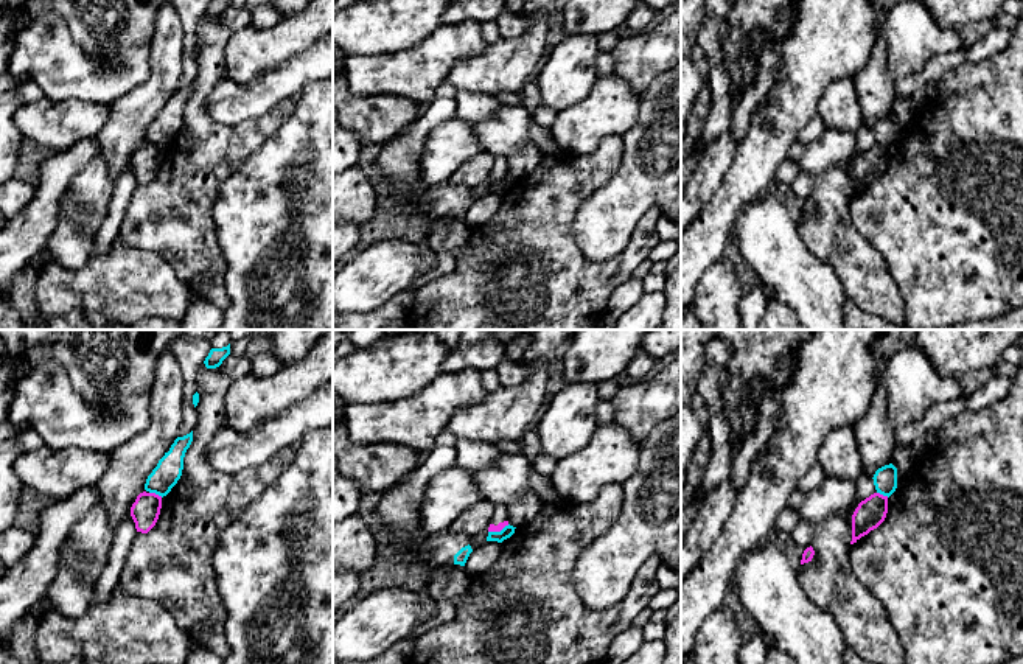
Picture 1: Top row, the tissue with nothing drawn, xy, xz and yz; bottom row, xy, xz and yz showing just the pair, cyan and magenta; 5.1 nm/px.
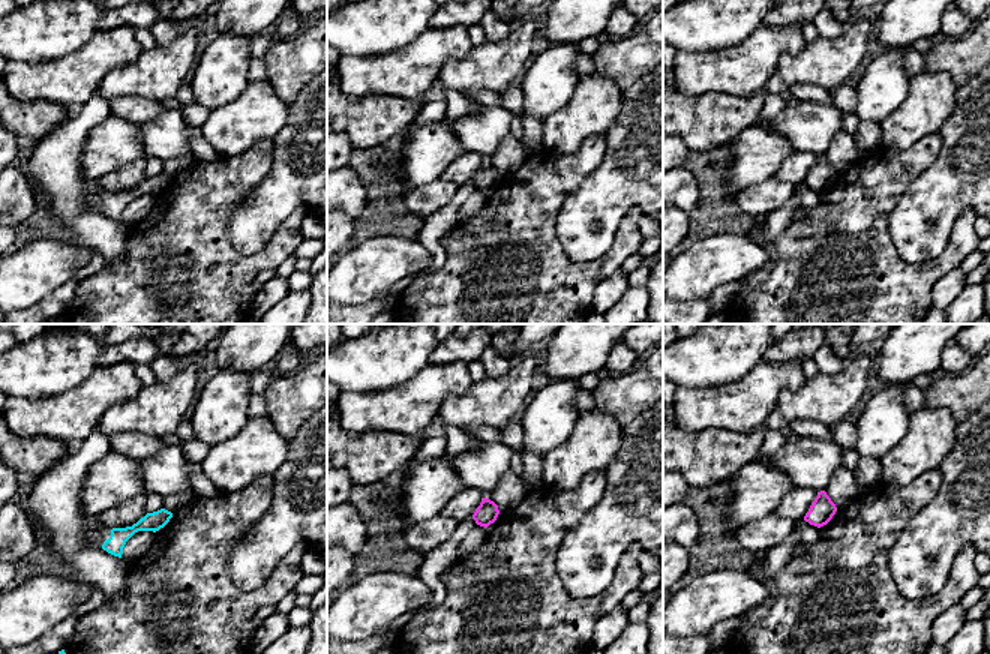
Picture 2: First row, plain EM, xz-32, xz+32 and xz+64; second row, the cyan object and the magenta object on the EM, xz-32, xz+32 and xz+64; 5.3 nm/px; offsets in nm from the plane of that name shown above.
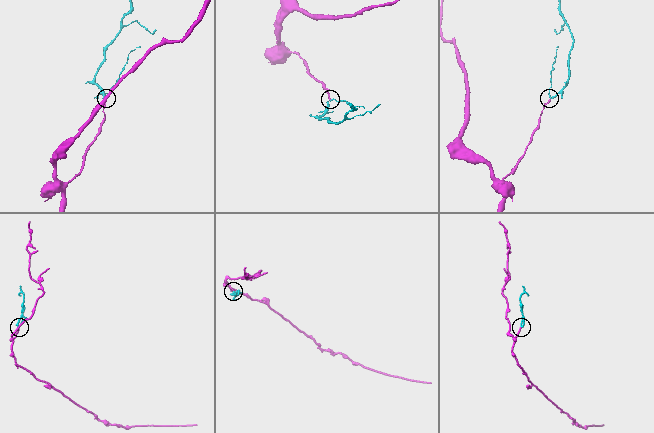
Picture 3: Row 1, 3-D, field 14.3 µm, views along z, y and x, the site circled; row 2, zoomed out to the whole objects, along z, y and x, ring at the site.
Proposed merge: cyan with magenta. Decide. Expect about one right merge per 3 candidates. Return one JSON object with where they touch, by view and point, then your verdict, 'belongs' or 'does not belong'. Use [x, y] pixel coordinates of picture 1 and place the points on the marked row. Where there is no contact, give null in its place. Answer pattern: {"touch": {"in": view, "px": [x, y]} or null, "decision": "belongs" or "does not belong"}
{"touch": {"in": "xy", "px": [156, 493]}, "decision": "does not belong"}

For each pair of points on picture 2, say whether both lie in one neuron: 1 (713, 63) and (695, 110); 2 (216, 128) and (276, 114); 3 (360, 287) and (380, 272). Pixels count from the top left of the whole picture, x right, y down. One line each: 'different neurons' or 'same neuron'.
1: different neurons
2: same neuron
3: same neuron

